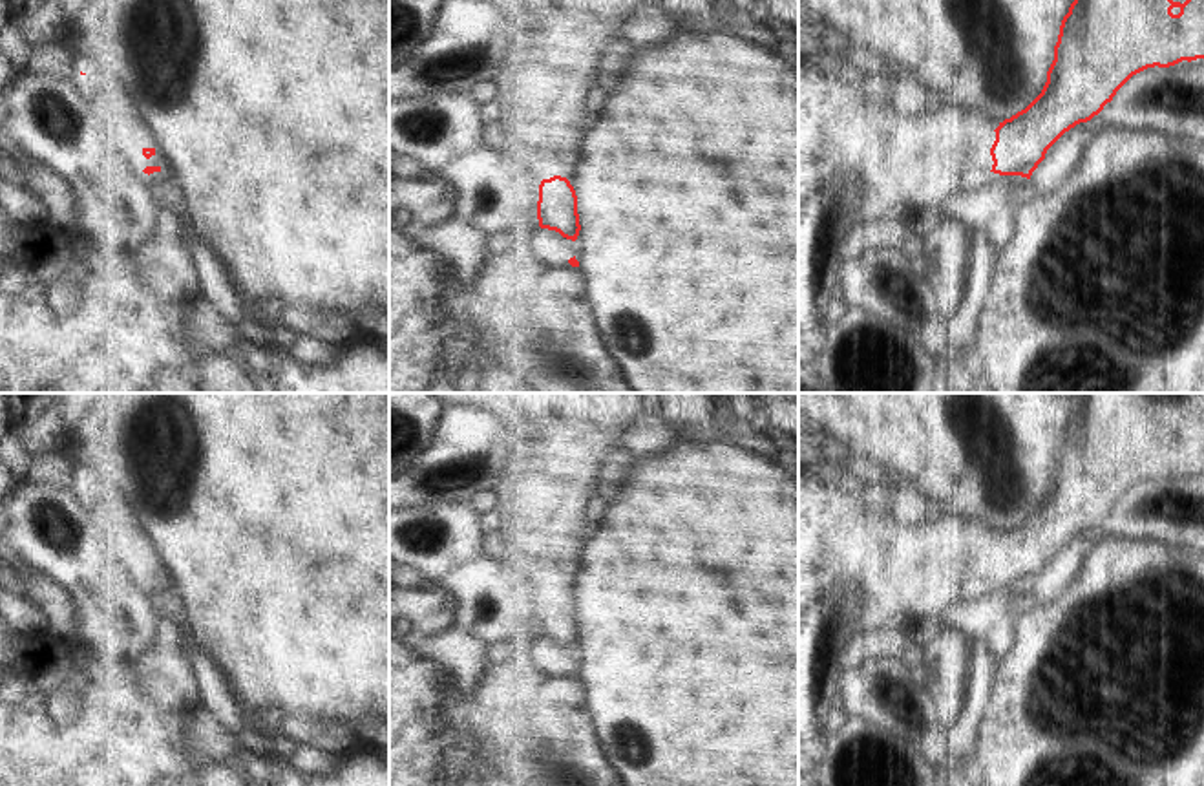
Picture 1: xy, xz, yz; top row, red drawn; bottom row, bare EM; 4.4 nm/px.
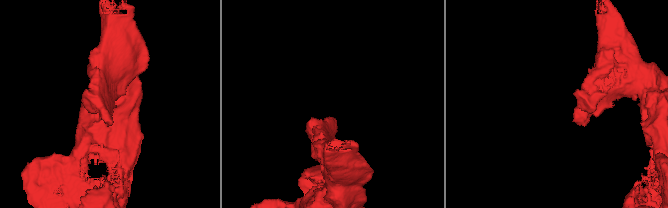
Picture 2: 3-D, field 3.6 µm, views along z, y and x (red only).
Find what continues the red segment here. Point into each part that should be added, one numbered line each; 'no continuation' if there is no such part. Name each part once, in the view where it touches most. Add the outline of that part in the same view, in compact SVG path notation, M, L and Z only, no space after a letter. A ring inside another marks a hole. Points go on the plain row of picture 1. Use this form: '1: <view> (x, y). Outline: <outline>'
1: yz (910, 563). Outline: M798 462L798 607L817 600L837 576L855 576L864 596L862 638L901 642L919 620L952 614L992 579L992 525L966 514L912 508L890 495L884 481L871 486L850 470L815 470Z

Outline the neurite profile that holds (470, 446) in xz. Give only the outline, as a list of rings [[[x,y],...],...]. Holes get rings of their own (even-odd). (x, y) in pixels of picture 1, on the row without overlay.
[[[444,406],[433,439],[409,468],[389,477],[389,510],[426,508],[440,503],[466,505],[479,490],[491,490],[504,464],[517,455],[530,459],[541,435],[535,424],[506,426],[495,413],[471,406]]]

